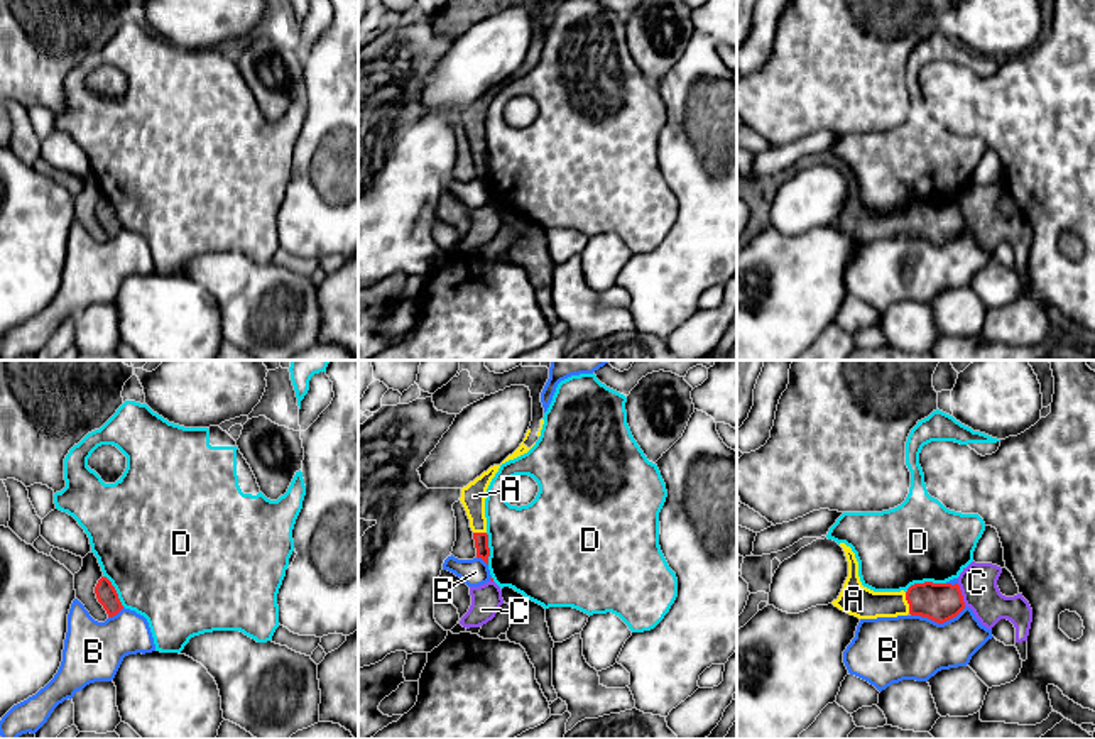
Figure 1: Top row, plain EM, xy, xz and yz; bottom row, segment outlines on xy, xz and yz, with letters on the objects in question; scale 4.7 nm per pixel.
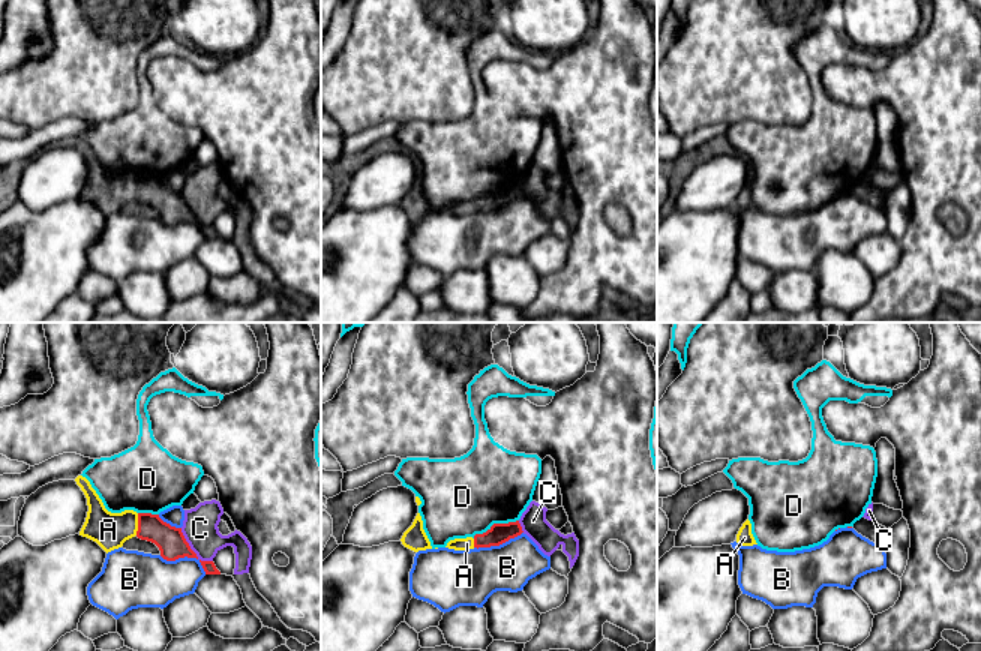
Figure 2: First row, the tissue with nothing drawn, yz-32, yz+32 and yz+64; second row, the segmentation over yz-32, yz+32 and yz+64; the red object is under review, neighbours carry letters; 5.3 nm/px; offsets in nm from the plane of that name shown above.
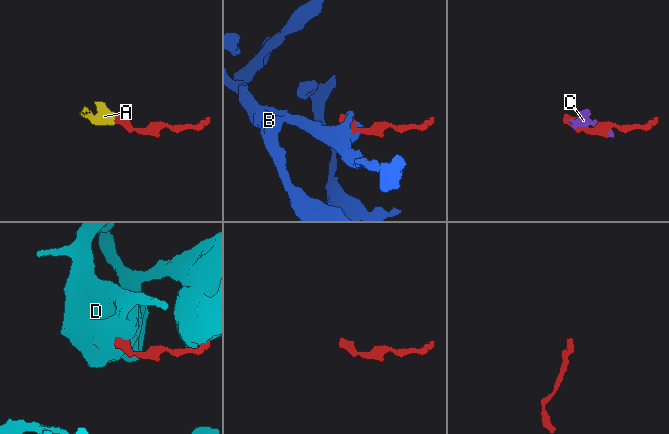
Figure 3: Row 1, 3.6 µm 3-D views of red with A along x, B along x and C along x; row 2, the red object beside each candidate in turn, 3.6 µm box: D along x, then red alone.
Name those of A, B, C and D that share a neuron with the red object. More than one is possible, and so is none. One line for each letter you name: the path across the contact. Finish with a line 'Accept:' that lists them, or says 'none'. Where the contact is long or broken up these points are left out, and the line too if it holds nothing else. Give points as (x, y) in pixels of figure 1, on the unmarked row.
A: runs through yz (940, 224), (908, 224), (860, 224), (855, 220)
Accept: A

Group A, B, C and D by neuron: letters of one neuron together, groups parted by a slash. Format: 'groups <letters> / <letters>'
groups A / B / C / D

